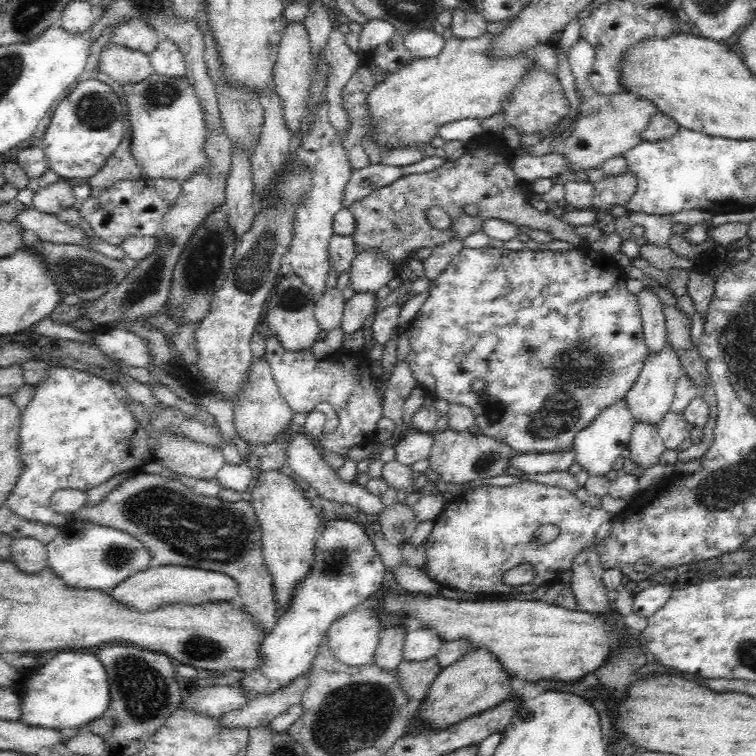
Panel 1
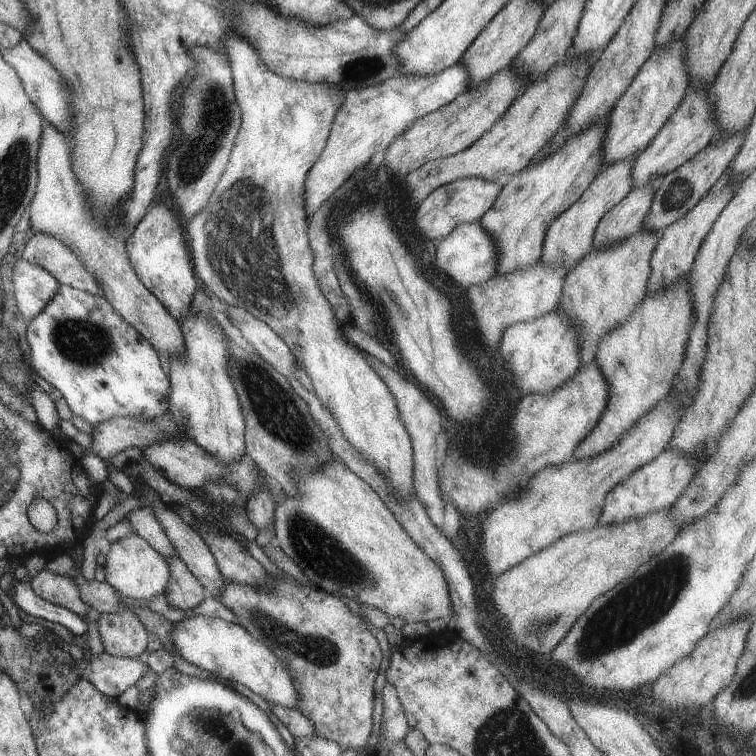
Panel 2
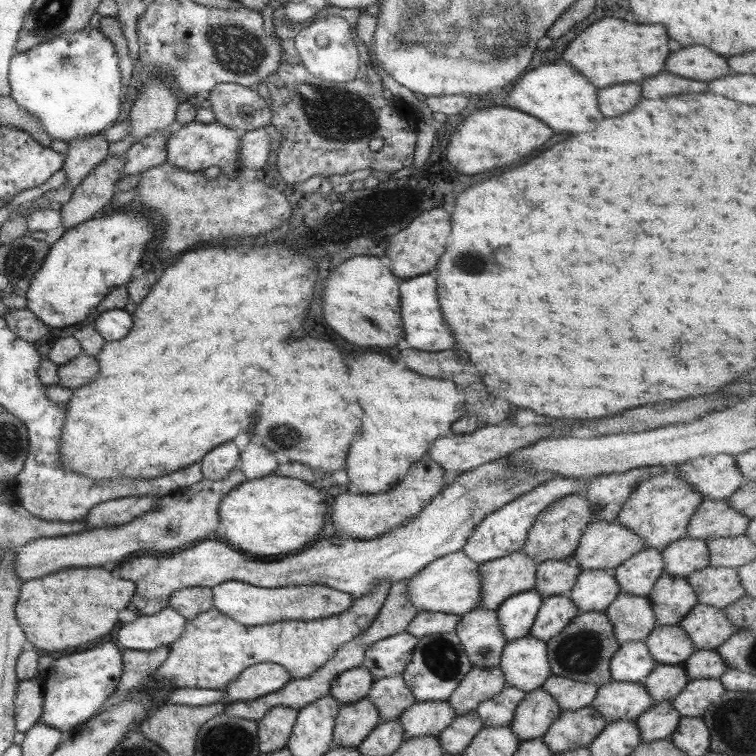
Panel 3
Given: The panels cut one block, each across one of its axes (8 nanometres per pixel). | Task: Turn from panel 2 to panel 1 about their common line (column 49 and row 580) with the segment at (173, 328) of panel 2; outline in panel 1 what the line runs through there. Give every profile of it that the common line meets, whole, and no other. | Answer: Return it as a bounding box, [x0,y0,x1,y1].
[110,566,239,610]

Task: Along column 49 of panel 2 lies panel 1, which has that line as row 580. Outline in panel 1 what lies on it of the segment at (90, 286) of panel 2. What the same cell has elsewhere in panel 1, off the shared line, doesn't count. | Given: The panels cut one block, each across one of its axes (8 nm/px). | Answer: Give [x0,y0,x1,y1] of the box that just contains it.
[75,471,278,632]

